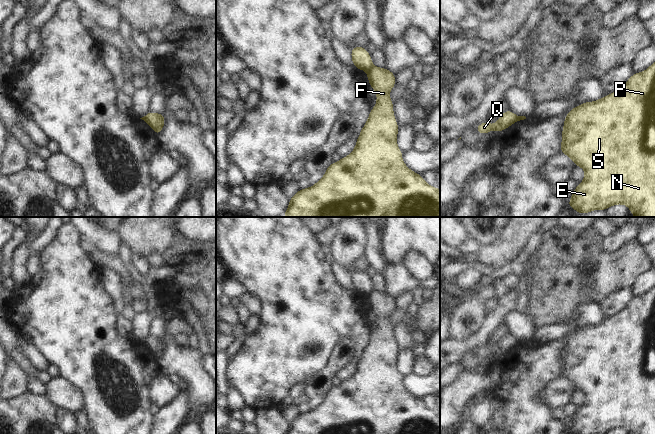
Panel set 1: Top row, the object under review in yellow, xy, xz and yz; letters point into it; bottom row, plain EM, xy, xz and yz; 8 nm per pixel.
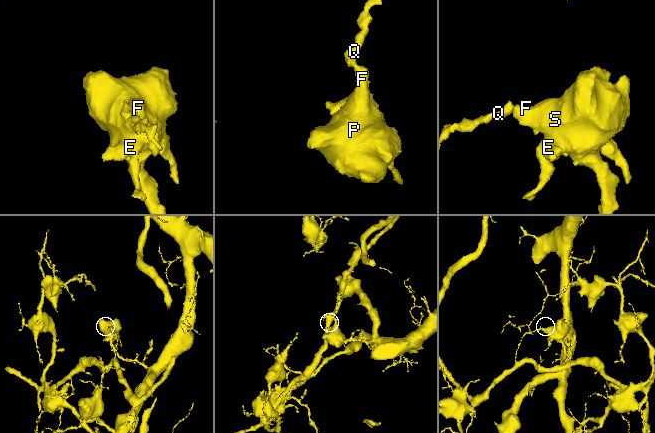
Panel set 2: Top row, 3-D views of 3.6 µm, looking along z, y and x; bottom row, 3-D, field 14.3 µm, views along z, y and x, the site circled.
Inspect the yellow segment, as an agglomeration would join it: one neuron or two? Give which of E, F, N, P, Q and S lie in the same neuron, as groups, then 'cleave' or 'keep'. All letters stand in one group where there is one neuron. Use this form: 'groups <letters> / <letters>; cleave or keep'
groups E F N P S / Q; cleave

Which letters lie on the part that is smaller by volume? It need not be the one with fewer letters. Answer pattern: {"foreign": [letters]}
{"foreign": ["Q"]}

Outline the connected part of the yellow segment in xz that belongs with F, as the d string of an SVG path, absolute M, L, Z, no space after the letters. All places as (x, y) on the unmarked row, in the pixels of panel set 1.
M373 290L367 294L369 310L377 318L375 331L361 354L355 373L349 380L327 391L320 405L310 412L298 414L291 421L287 434L440 434L440 414L428 409L421 398L411 395L402 384L402 375L397 371L398 349L393 337L389 315L395 310L395 298L386 292Z

